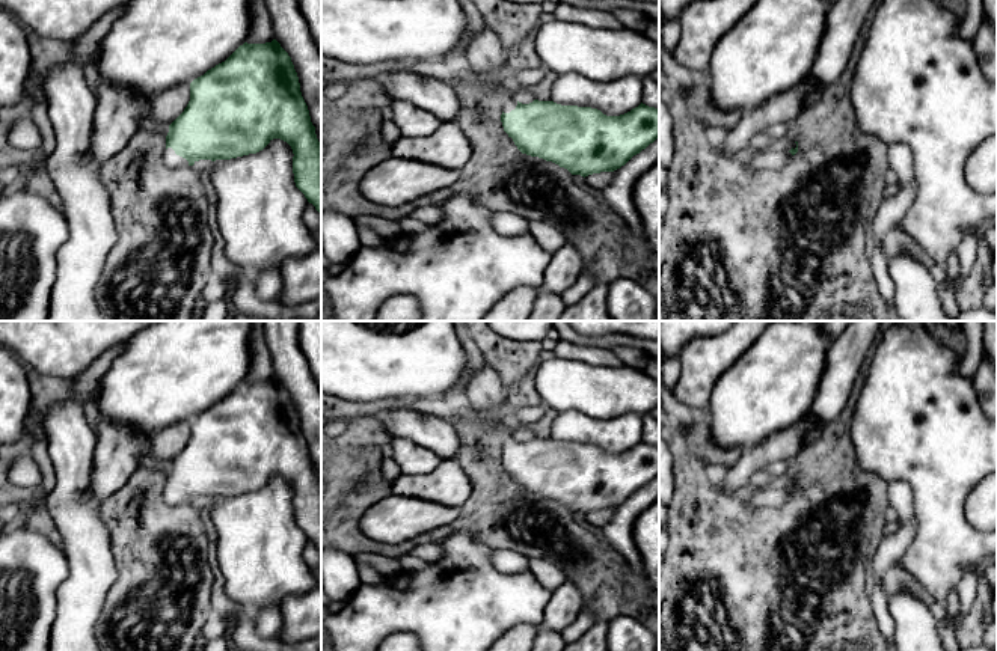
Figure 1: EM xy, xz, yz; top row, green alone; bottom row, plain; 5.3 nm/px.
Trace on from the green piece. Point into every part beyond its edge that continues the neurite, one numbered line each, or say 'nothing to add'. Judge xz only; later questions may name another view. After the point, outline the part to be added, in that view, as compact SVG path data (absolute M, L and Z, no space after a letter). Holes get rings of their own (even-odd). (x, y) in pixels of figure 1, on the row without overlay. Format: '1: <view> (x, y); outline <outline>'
1: xz (509, 434); outline M505 426L505 428L489 428L490 431L498 432L502 437L502 449L504 451L510 451L511 448L516 446L517 443L517 437L516 437L516 431L514 426Z

